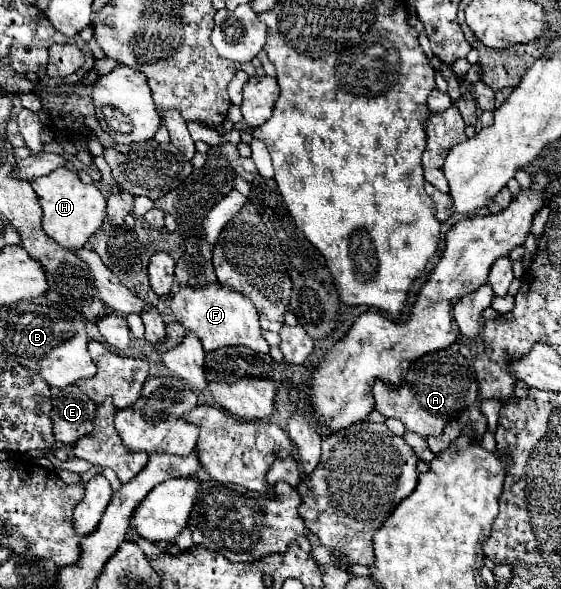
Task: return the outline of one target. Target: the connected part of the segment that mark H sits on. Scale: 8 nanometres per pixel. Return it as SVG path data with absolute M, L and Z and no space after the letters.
M56 168L56 172L32 180L32 188L40 198L40 206L44 212L42 228L62 248L82 248L88 242L88 238L100 228L106 216L106 198L98 190L98 186L84 184L78 178L78 174L68 168Z

